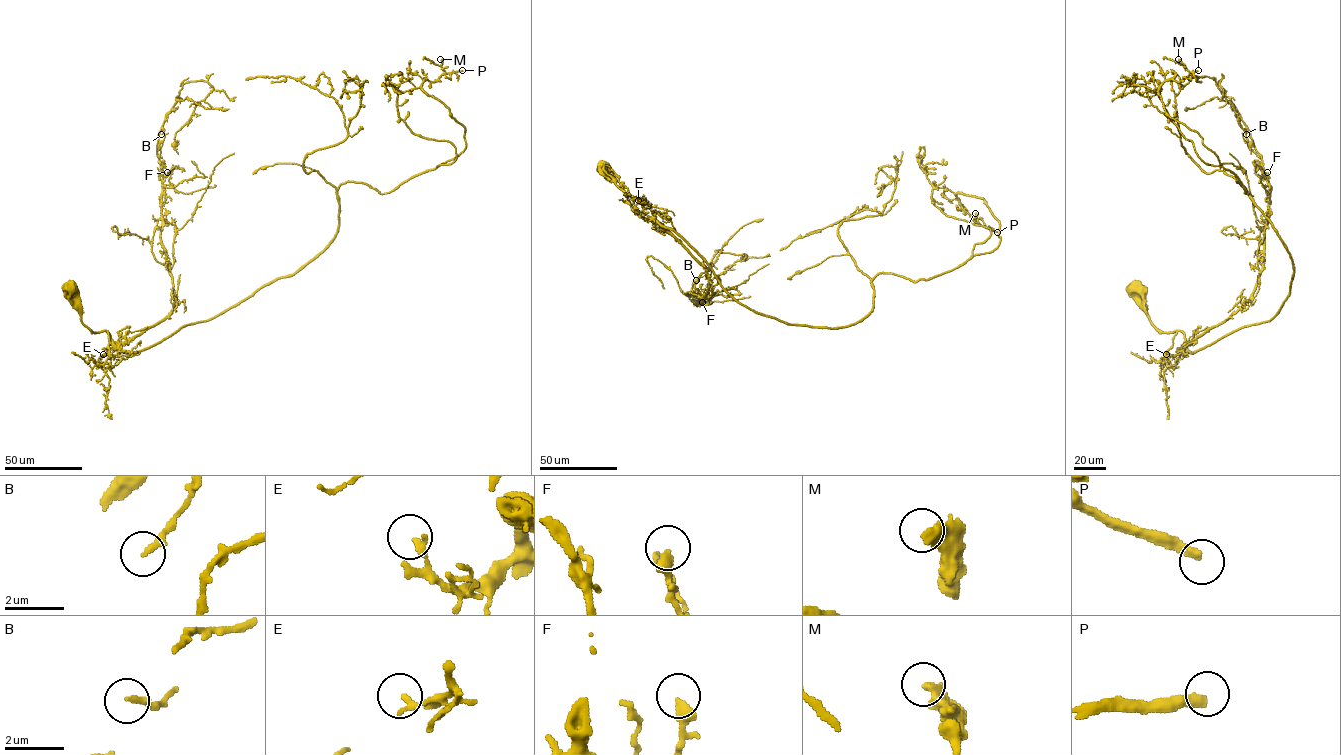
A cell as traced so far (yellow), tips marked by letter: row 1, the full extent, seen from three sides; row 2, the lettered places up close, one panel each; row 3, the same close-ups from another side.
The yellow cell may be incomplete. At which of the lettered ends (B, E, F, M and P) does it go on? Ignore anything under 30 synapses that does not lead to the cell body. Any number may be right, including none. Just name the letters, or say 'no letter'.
P

